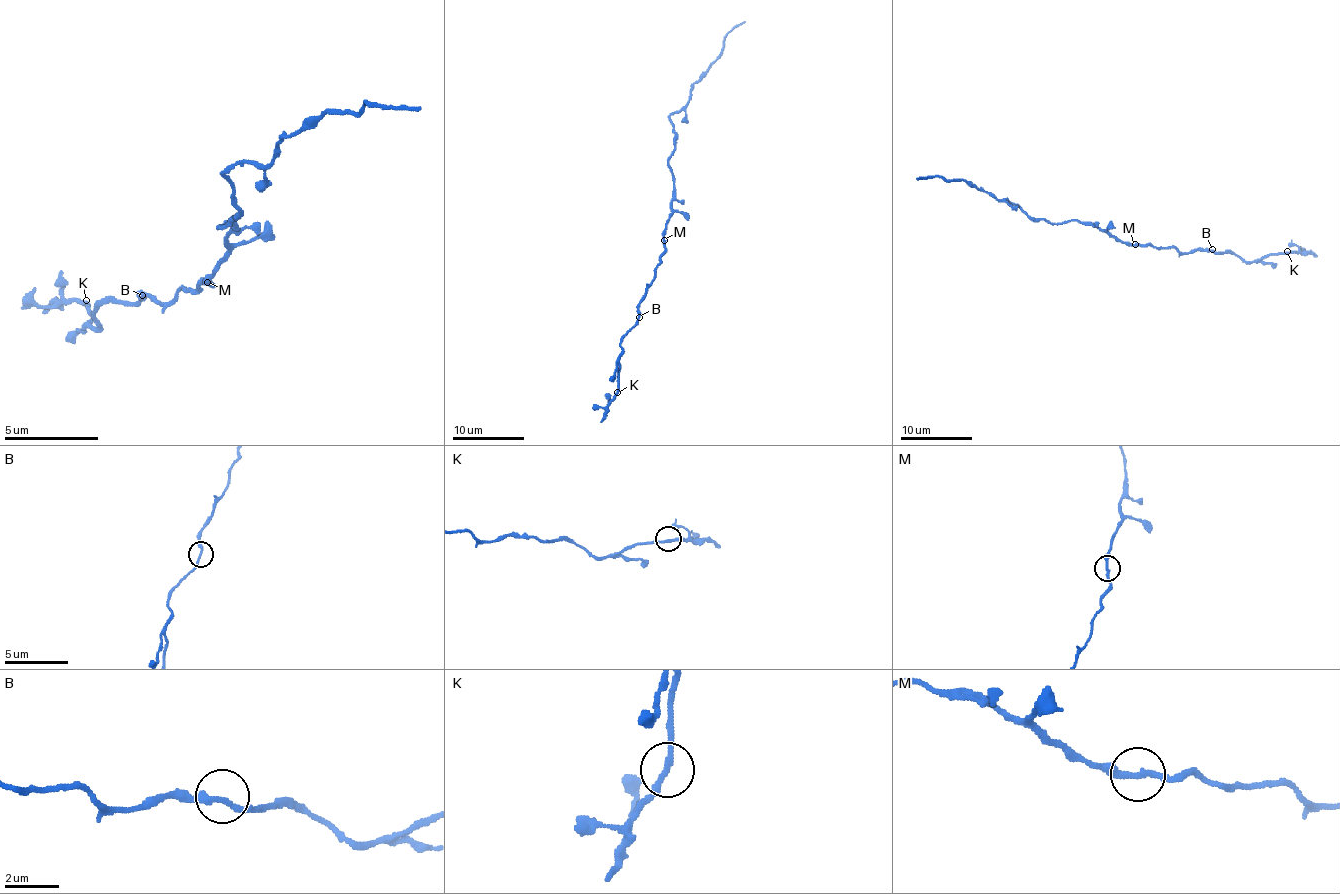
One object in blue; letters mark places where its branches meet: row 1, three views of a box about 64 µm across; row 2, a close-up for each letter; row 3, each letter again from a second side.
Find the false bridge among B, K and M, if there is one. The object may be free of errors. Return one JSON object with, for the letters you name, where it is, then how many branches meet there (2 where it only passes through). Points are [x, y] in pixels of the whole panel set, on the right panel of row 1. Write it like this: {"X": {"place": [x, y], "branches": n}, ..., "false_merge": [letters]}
{"false_merge": []}

